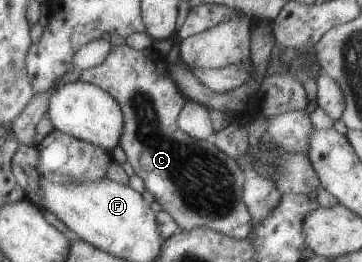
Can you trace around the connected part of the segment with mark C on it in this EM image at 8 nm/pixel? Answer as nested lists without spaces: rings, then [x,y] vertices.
[[[125,44],[116,47],[112,45],[100,65],[80,71],[78,81],[100,87],[116,101],[123,116],[118,146],[126,154],[126,160],[132,166],[134,174],[142,179],[145,189],[154,196],[160,209],[174,220],[180,230],[192,231],[196,227],[204,227],[232,239],[244,239],[249,236],[250,223],[253,221],[242,200],[245,173],[242,173],[232,157],[219,151],[211,139],[196,141],[176,127],[176,117],[186,99],[168,77],[167,65],[165,57],[153,48],[140,51]]]

